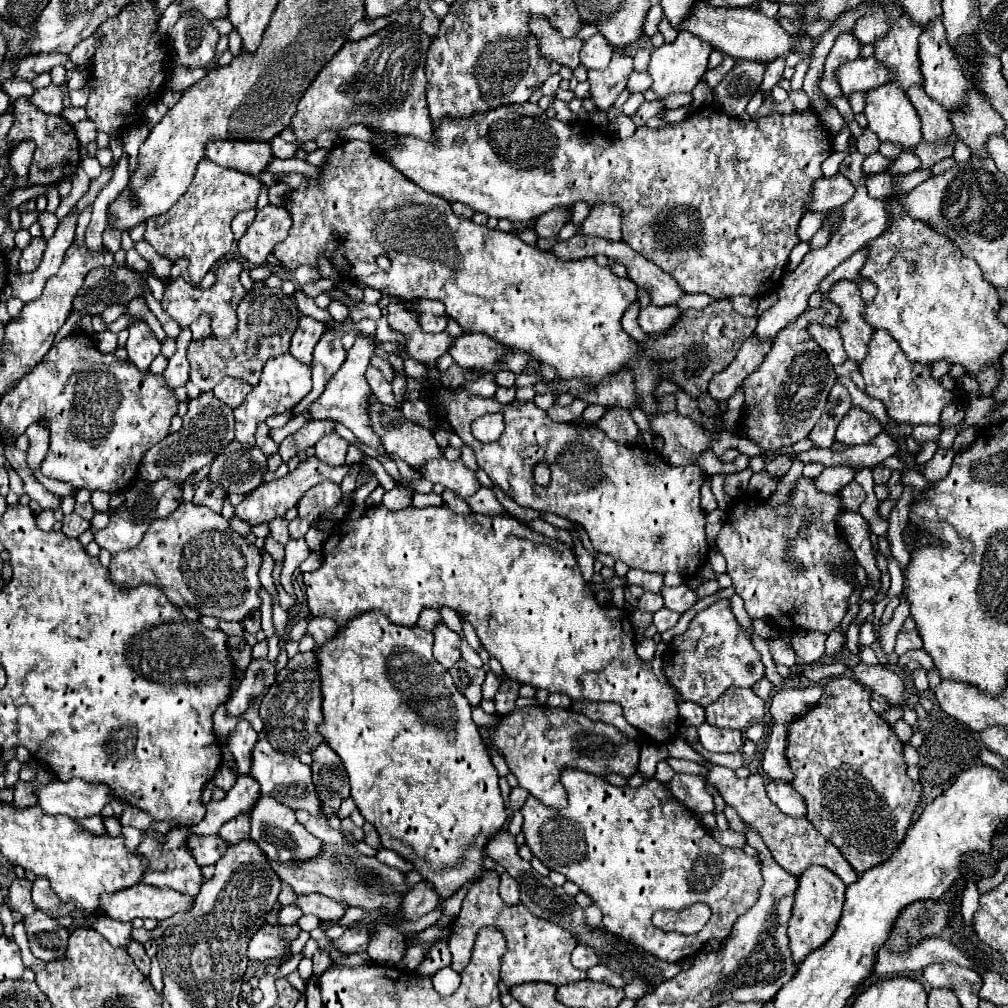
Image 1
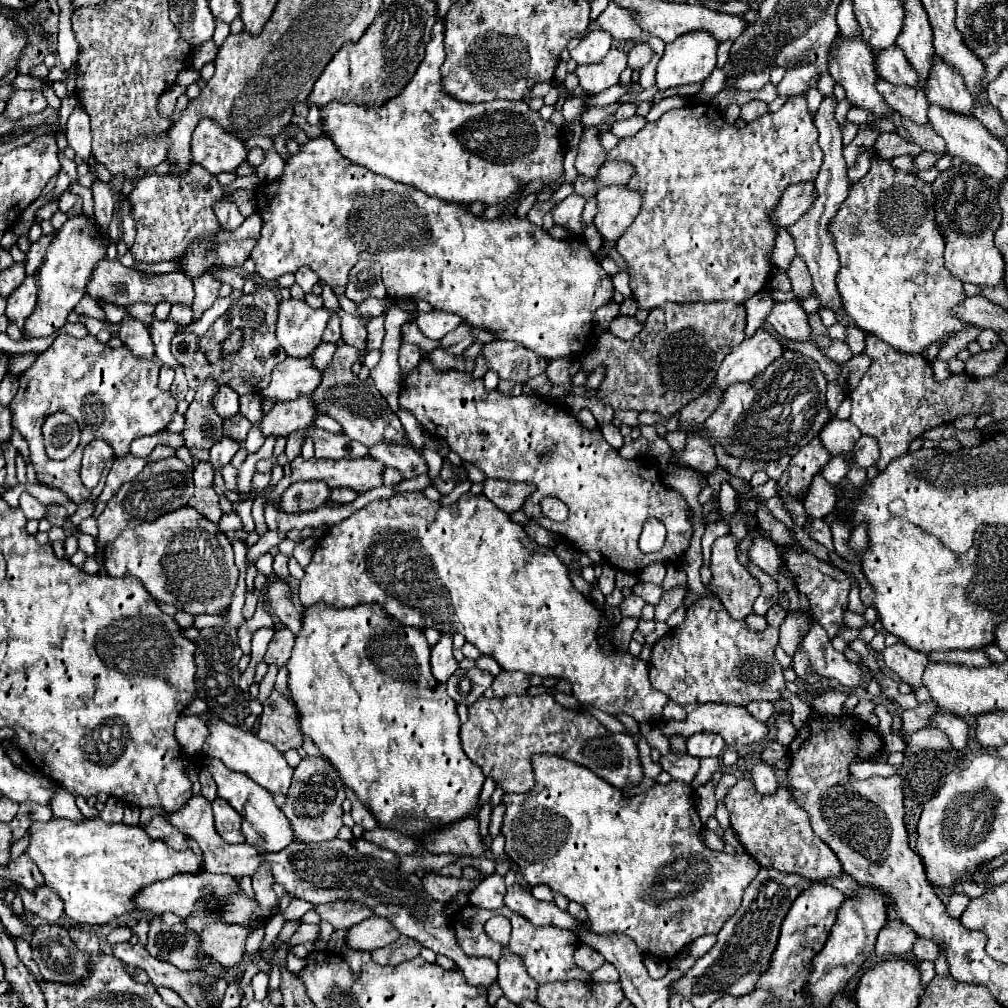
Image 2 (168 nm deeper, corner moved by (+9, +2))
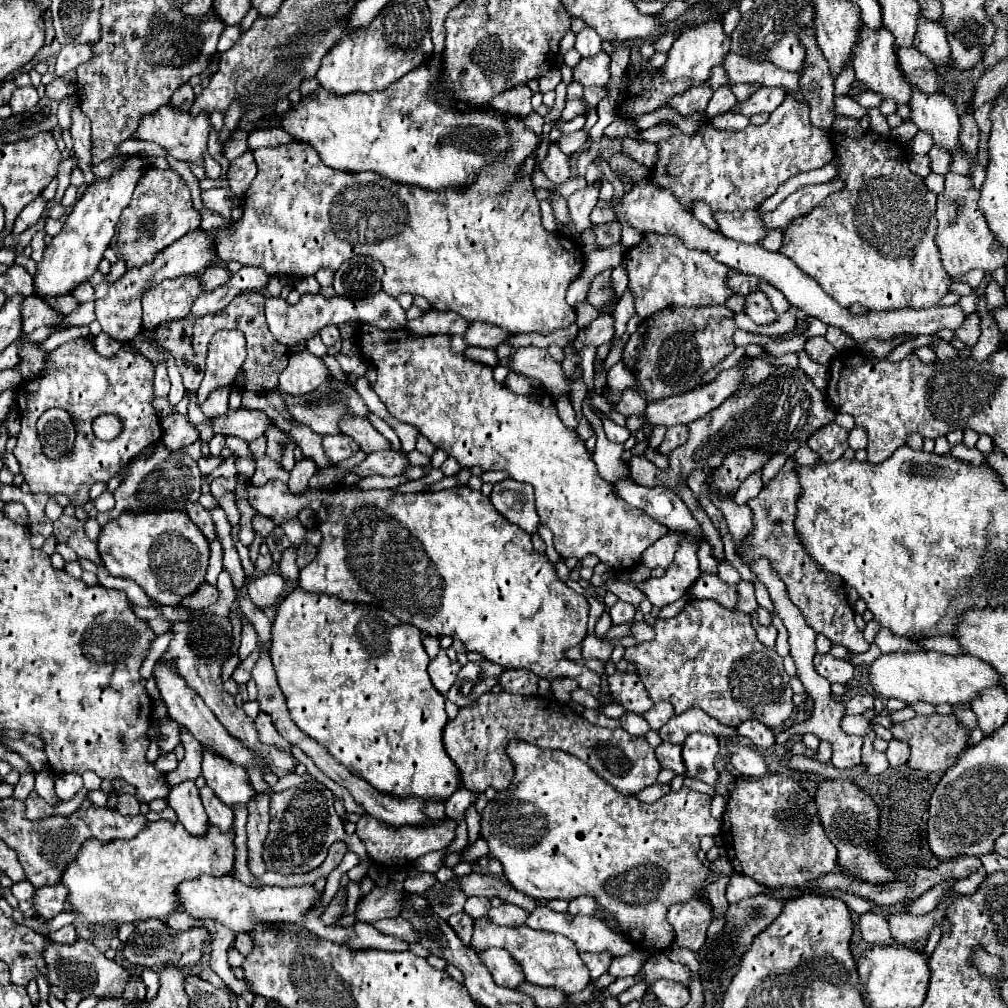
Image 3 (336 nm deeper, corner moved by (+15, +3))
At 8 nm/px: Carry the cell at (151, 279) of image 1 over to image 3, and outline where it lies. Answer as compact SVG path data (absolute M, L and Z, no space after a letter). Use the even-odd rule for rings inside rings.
M157 365L155 367L155 397L167 397L169 393L169 375L167 375L167 367L165 365Z

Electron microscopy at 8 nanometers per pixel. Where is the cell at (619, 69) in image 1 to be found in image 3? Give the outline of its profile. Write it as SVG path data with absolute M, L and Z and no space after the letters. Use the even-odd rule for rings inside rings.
M599 51L593 57L583 57L573 67L573 79L583 87L589 87L589 85L603 87L609 81L609 61L611 57L605 51Z

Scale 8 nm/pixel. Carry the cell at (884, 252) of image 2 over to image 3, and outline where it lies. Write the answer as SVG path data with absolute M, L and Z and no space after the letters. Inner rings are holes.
M837 115L837 119L833 121L833 147L835 147L835 153L837 153L837 179L843 181L845 187L841 191L831 193L829 197L825 197L825 201L821 201L817 207L813 207L813 211L793 219L785 227L785 243L781 247L781 253L787 255L801 271L805 271L809 277L813 277L823 287L823 291L827 295L831 295L841 307L851 307L853 303L861 303L869 311L895 311L895 309L901 309L901 307L913 307L913 309L933 307L943 295L949 293L949 285L951 285L949 275L941 269L941 255L939 255L939 249L935 245L935 231L937 231L935 199L937 199L937 195L927 189L927 185L923 183L921 177L913 175L909 171L907 151L903 149L901 143L897 143L891 137L883 137L883 135L877 135L873 131L865 131L861 127L859 119Z

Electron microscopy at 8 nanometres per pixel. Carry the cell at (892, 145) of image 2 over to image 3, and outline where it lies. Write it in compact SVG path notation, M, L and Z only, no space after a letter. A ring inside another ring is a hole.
M917 131L917 135L915 135L915 153L927 155L931 147L933 147L933 139L929 139L929 135L925 135L925 131Z

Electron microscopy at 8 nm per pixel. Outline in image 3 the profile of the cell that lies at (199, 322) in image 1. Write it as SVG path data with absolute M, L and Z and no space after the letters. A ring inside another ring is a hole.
M211 265L203 271L201 275L201 281L203 281L203 287L205 291L213 291L221 285L225 285L229 281L229 271L225 267L219 267L219 265Z

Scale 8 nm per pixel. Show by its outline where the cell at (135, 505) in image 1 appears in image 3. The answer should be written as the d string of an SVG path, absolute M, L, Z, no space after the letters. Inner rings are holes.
M163 443L155 447L151 455L139 455L129 463L129 475L117 489L117 505L111 511L97 513L99 525L121 515L121 511L183 511L187 503L195 503L201 497L201 473L197 463L183 451L171 451Z

